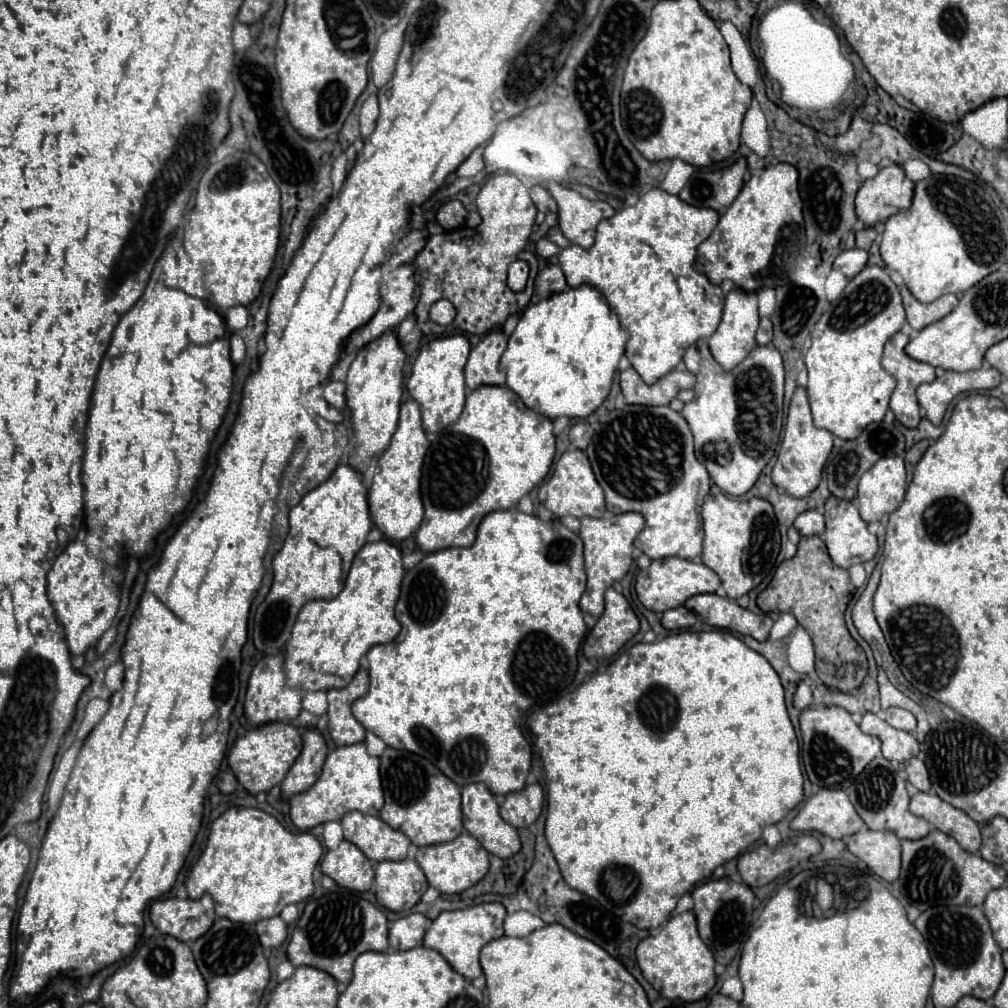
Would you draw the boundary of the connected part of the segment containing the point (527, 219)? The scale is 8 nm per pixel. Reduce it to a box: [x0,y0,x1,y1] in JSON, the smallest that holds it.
[475,174,537,268]

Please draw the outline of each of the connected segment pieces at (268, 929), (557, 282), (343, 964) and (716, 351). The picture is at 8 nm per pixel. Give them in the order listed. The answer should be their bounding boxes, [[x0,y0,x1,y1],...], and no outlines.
[[255,916,287,948],[535,264,567,298],[287,888,388,984],[709,290,759,370]]

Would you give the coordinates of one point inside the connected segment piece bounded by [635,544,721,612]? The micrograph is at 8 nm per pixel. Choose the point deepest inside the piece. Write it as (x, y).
(667, 583)

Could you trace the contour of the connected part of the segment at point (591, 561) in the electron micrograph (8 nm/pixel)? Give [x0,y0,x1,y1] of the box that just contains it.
[581,512,645,616]

